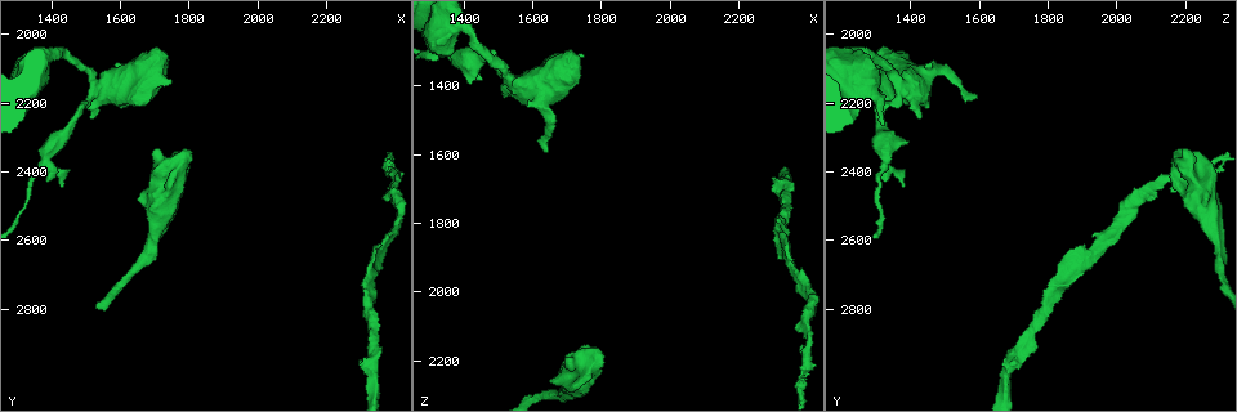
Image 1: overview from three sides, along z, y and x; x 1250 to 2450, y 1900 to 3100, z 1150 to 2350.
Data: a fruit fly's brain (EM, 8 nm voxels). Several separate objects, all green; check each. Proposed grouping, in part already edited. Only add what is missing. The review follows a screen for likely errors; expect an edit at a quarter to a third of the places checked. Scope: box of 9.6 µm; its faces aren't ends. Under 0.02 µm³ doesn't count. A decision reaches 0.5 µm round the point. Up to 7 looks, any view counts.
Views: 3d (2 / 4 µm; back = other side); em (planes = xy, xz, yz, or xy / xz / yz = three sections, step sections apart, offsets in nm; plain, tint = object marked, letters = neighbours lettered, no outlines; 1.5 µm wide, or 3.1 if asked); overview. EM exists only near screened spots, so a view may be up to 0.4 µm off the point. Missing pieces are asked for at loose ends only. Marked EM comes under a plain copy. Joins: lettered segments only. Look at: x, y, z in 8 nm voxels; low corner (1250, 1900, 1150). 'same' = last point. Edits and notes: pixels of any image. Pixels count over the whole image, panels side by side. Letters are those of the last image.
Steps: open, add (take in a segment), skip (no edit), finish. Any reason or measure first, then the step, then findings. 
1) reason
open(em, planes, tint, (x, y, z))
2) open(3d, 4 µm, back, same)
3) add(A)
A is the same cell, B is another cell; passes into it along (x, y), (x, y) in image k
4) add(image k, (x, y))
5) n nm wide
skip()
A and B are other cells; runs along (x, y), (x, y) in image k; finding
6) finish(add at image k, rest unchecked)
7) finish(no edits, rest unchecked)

an open end
open(em, xy, step 4, tint, (1430, 2450, 1370))

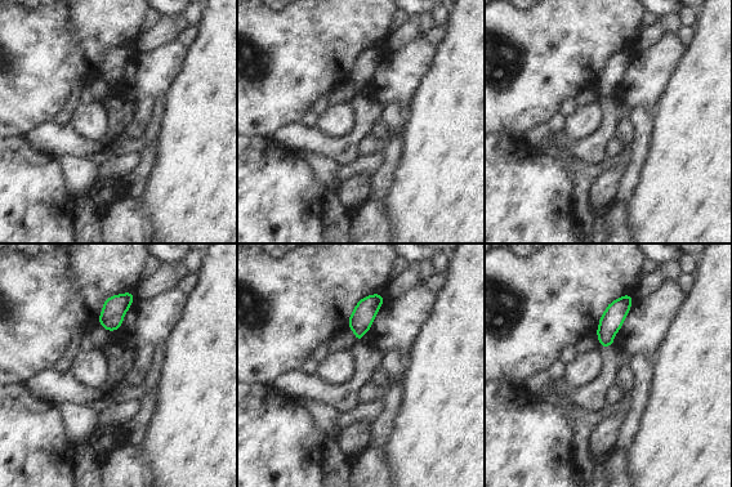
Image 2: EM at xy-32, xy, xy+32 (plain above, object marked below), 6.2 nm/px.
open(em, planes, letters, same)

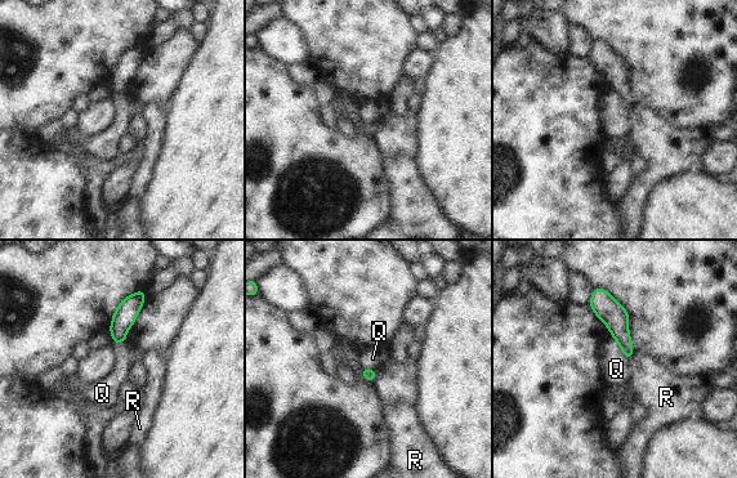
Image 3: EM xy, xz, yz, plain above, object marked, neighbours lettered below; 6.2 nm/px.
skip()
Q and R are other cells; runs along (597, 291), (616, 318), (628, 353) in image 3; no lettered segment goes on from it

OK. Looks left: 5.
open(em, planes, letters, (1630, 2180, 1600))

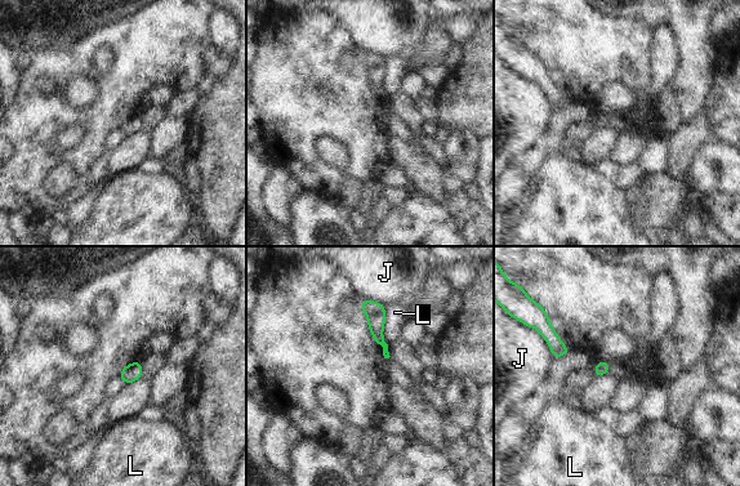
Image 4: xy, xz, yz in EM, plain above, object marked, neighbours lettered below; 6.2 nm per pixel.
skip()
J and L are other cells; border along (383, 306), (383, 340), (387, 344) in image 4; no lettered segment goes on from it

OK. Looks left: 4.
an open end
open(em, xy, step 8, letters, (1790, 2330, 2180))

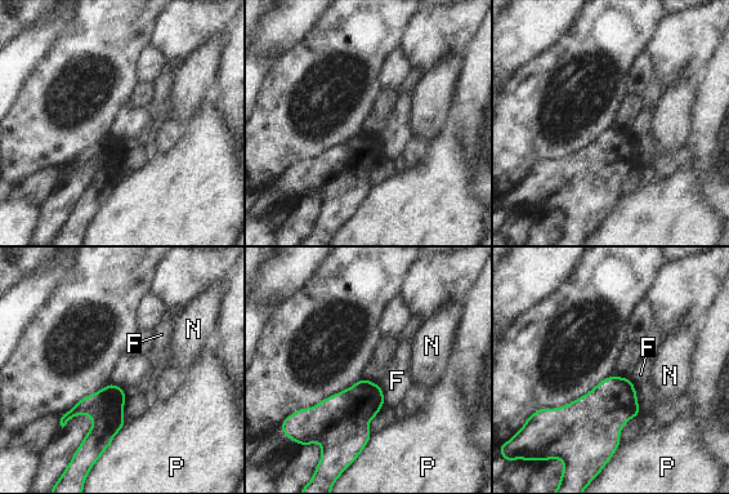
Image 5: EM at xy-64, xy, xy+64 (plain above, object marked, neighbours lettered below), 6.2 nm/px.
skip()
F, N and P are other cells; border along (627, 378), (633, 385), (640, 412) in image 5; none of them fits

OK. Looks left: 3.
finish(no edits, rest unchecked)

